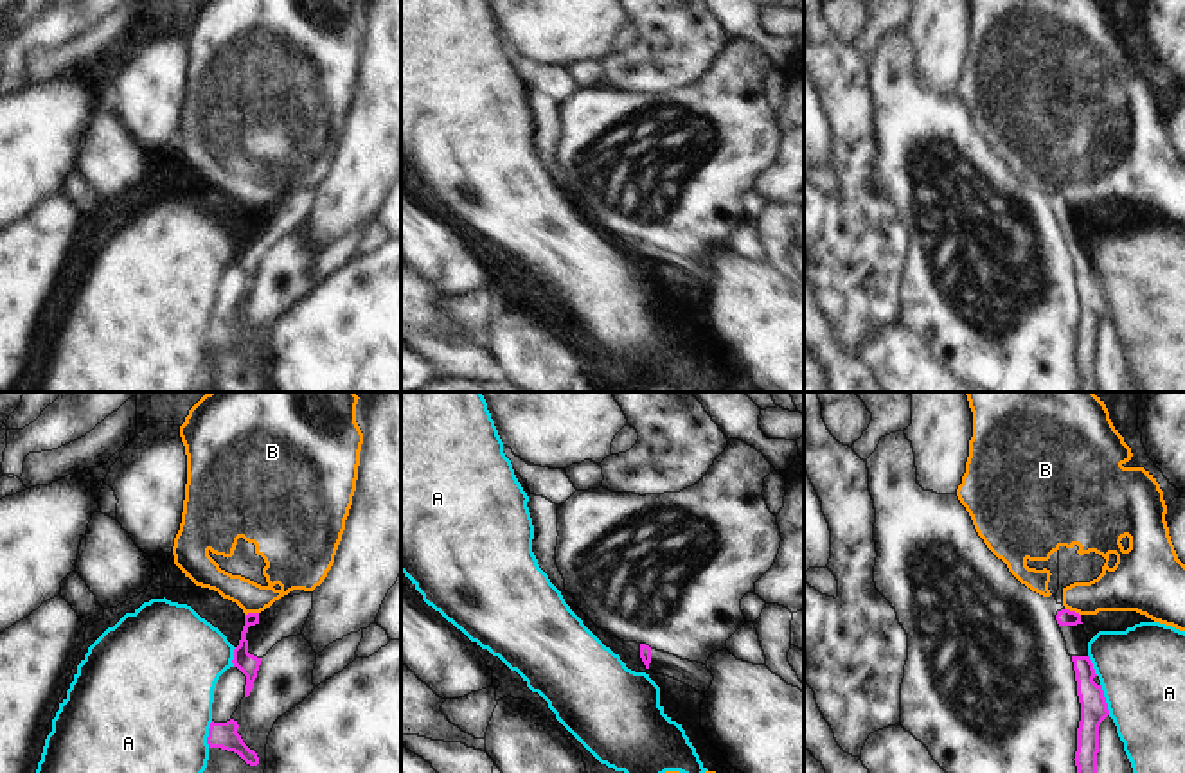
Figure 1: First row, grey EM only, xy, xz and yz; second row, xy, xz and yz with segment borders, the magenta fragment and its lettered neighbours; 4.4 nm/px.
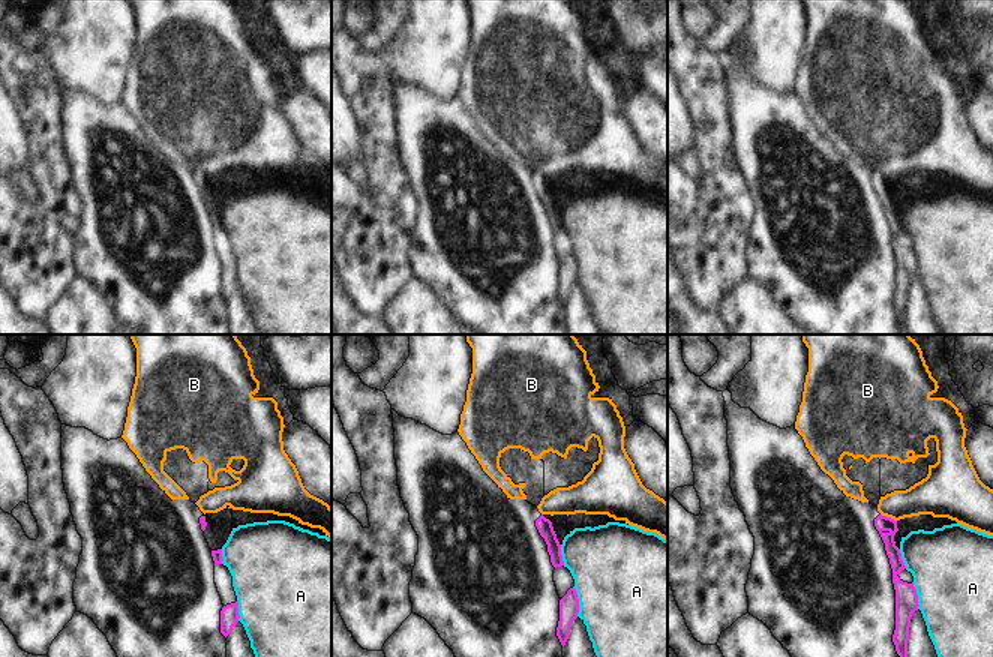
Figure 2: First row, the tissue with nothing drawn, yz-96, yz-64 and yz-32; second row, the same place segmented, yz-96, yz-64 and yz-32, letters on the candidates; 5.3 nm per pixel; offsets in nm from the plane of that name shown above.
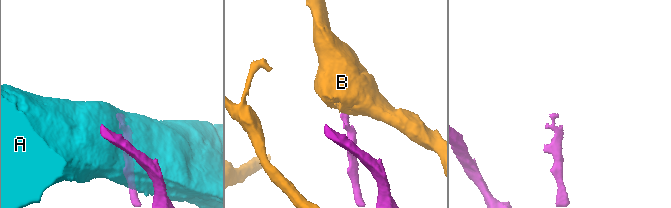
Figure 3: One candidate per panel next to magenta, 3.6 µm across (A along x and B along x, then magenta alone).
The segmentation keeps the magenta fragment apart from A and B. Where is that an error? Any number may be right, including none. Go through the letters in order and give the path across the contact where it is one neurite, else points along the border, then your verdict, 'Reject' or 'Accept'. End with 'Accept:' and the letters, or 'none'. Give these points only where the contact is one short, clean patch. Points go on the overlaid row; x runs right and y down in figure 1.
A: Reject
B: Boundary: yz (1065, 606), (1079, 615). Reject
Accept: none.

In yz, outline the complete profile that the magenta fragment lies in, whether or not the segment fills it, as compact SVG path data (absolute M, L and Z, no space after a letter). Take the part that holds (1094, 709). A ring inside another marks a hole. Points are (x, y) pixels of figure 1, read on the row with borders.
M1061 609L1056 615L1066 651L1072 656L1077 696L1081 703L1081 721L1077 728L1077 773L1097 773L1099 726L1109 715L1102 685L1093 681L1095 669L1088 656L1088 635L1084 633L1081 615Z

